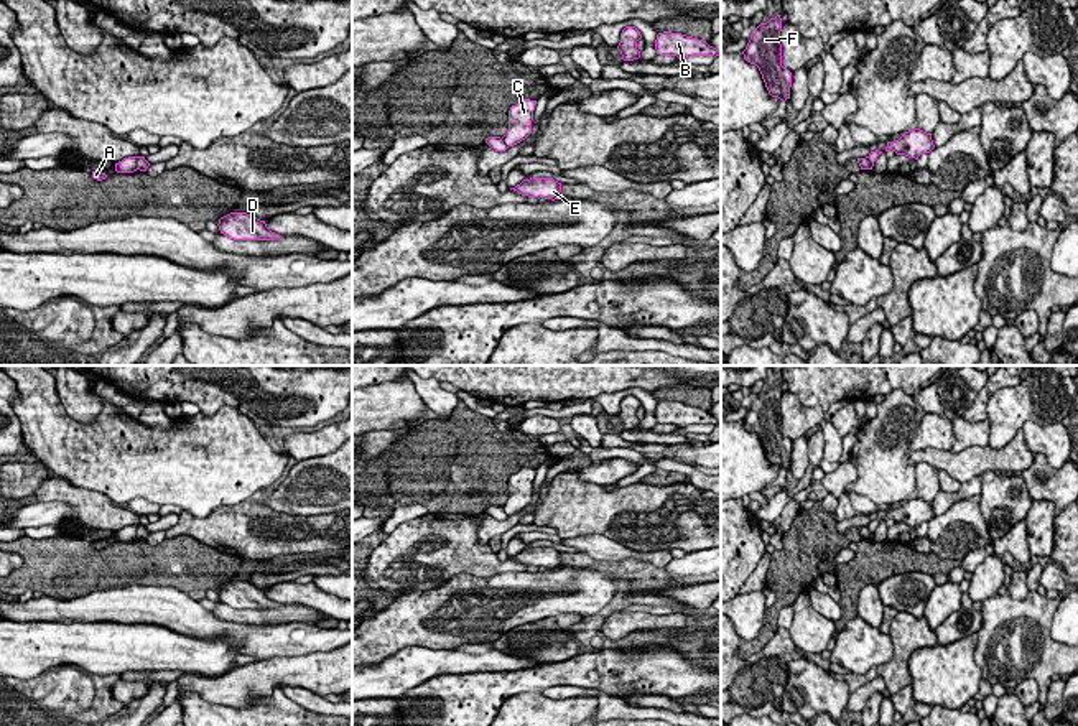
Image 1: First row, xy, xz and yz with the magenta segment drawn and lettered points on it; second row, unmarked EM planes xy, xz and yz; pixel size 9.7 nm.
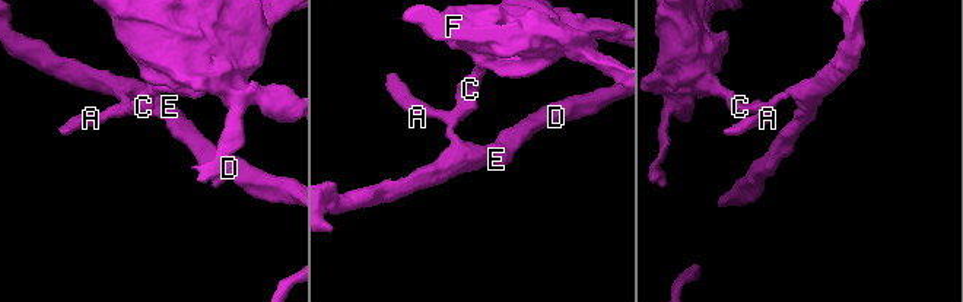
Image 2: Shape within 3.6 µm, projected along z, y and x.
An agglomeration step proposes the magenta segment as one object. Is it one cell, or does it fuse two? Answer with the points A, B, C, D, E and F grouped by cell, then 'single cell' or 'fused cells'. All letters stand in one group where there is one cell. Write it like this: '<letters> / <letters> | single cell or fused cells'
A D E / B C F | fused cells

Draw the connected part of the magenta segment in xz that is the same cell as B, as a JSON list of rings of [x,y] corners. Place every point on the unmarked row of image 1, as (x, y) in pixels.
[[[671,400],[657,403],[655,418],[660,425],[676,425],[678,428],[690,425],[721,425],[721,420],[709,415],[706,410]]]

